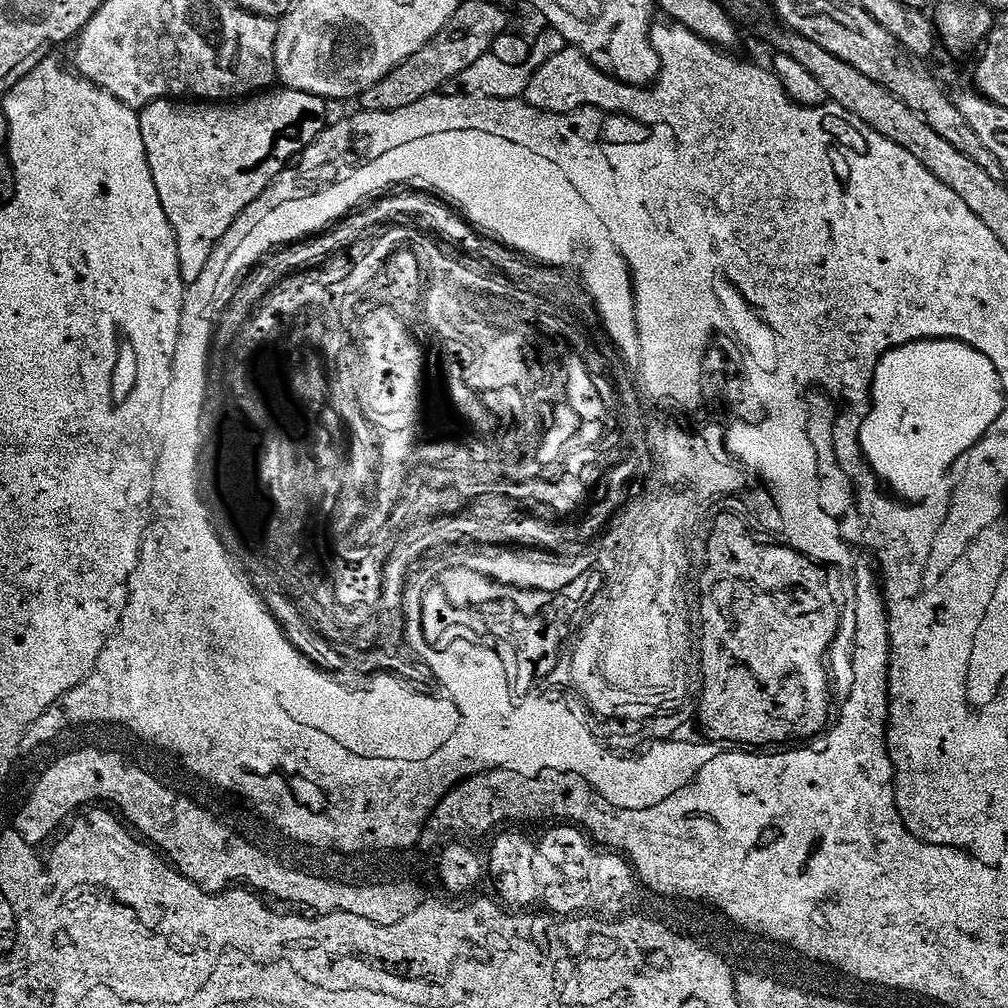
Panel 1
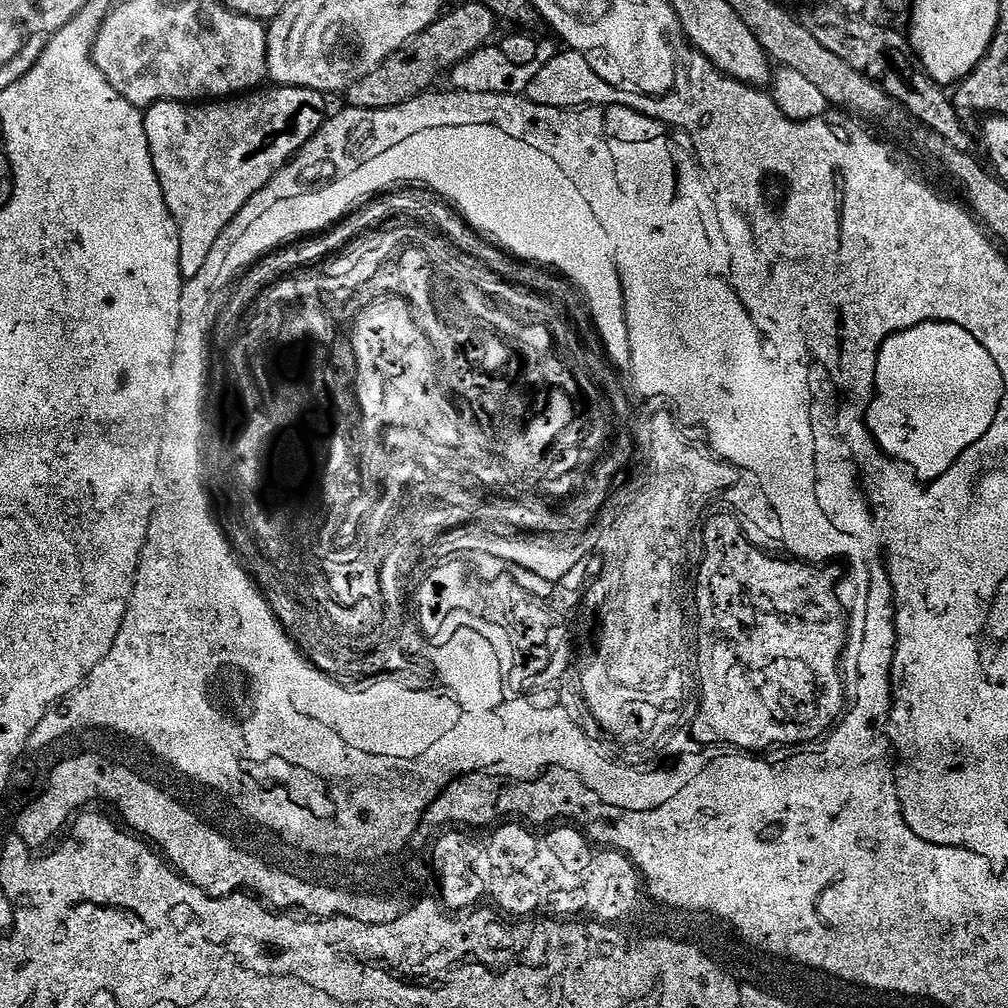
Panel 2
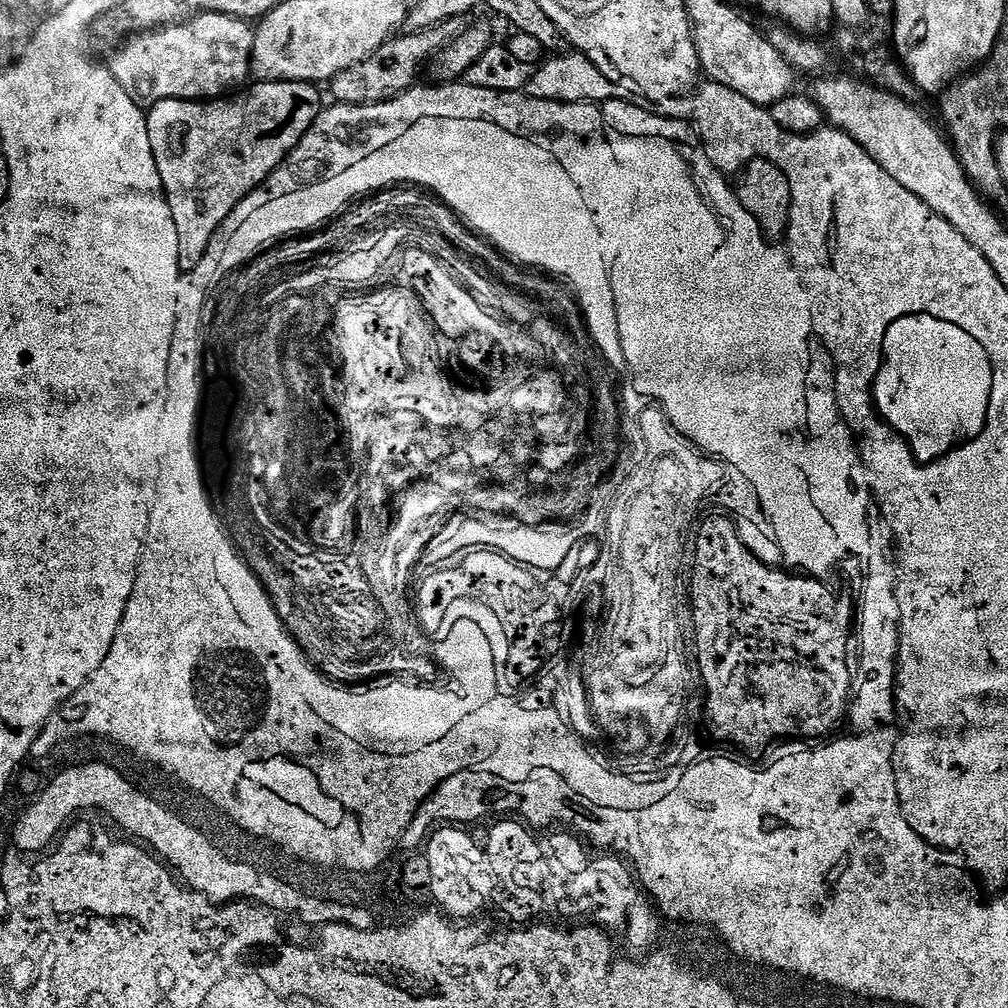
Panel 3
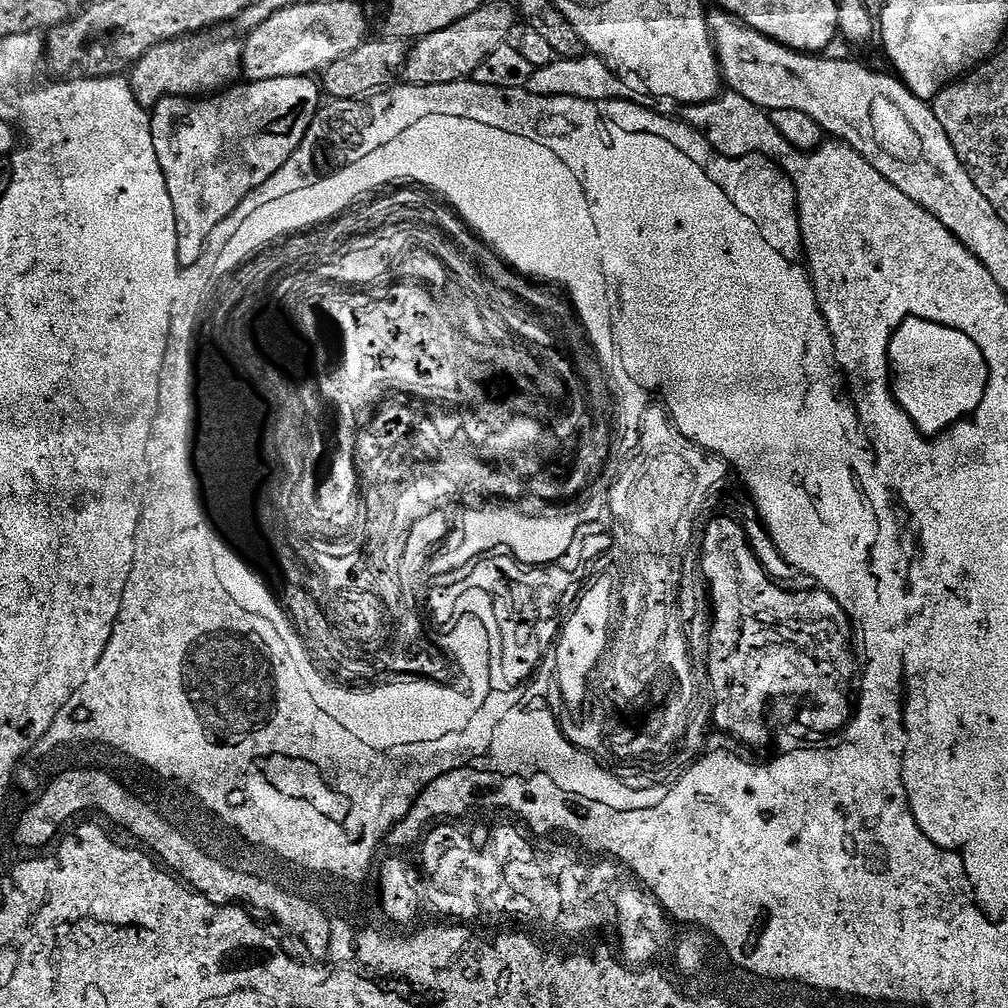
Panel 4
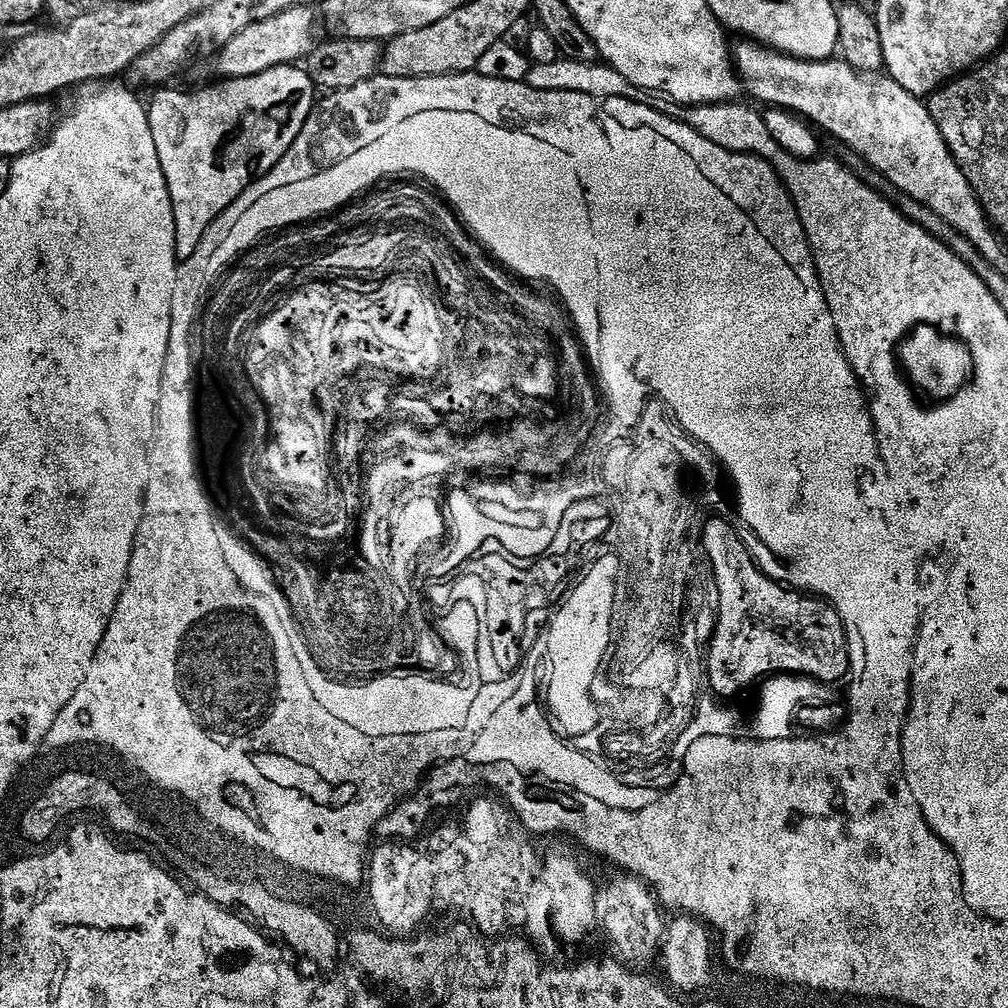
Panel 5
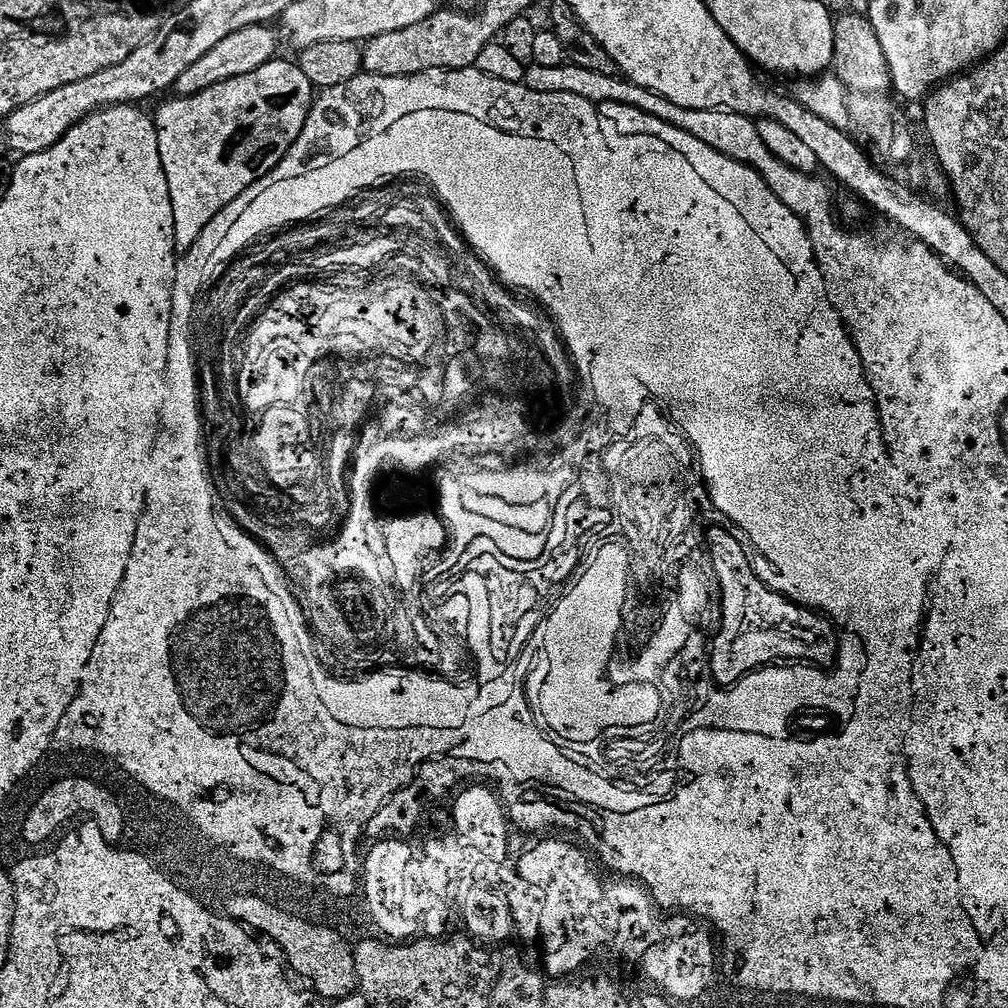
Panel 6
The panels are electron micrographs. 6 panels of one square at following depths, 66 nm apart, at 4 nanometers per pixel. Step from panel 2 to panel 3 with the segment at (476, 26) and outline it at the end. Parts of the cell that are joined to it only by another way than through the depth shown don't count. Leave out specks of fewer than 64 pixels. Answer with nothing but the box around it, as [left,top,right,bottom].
[330,17,465,104]

